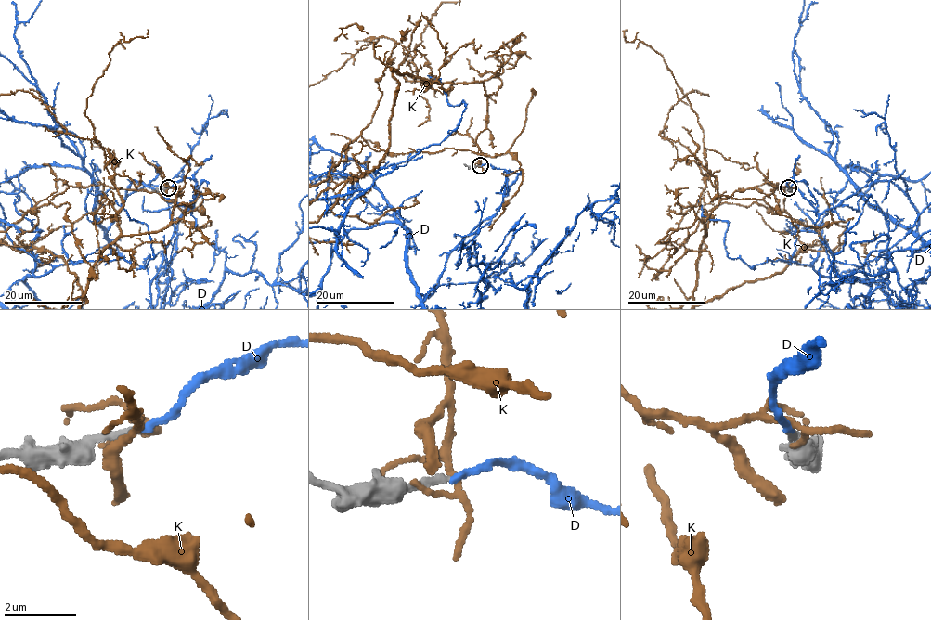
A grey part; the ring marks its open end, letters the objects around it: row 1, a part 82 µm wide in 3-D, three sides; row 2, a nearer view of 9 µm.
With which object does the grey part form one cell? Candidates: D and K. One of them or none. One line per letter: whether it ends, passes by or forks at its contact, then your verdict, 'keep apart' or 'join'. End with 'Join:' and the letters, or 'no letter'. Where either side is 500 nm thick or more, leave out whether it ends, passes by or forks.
D: it ends there; keep apart
K: it forks there; keep apart
Join: no letter

